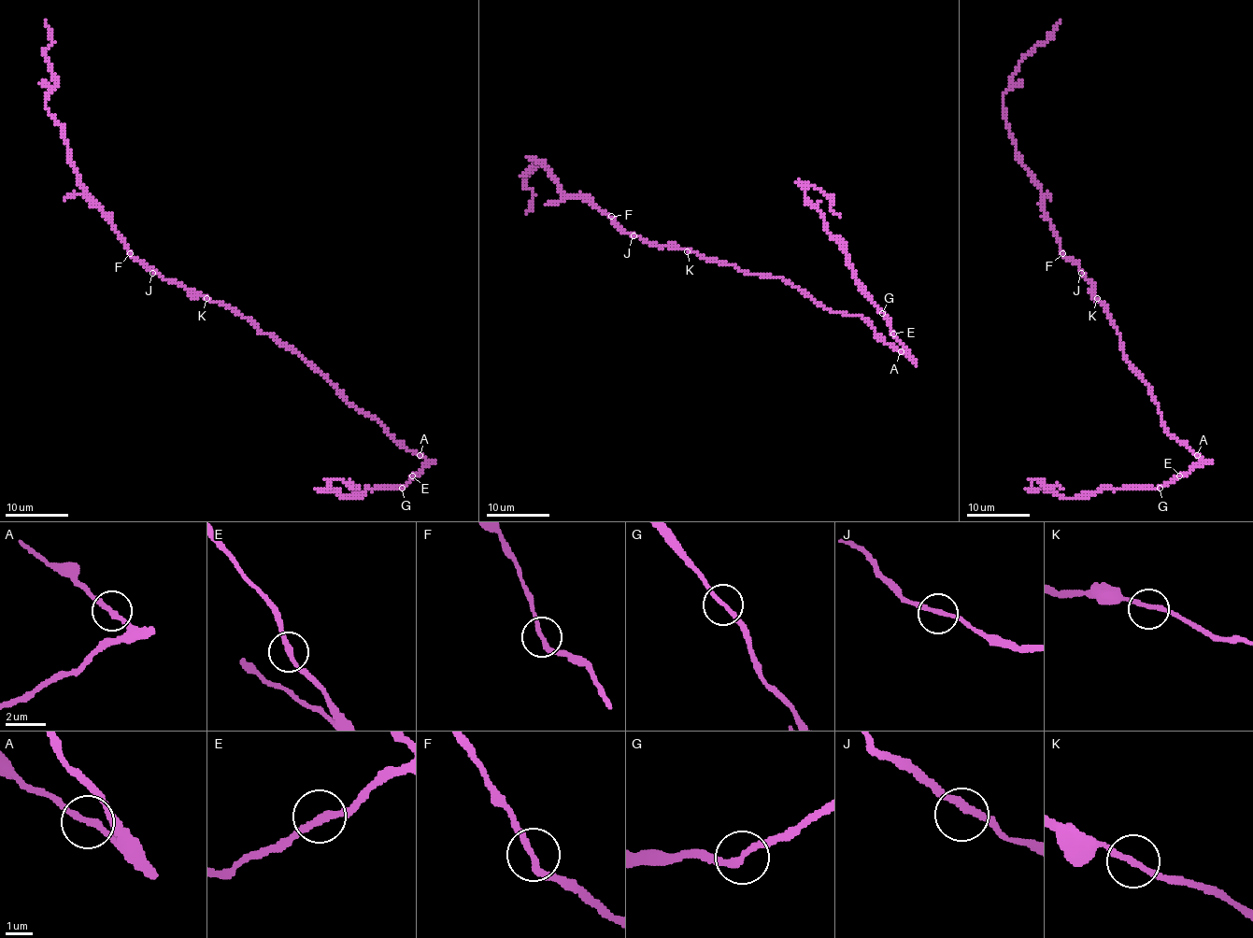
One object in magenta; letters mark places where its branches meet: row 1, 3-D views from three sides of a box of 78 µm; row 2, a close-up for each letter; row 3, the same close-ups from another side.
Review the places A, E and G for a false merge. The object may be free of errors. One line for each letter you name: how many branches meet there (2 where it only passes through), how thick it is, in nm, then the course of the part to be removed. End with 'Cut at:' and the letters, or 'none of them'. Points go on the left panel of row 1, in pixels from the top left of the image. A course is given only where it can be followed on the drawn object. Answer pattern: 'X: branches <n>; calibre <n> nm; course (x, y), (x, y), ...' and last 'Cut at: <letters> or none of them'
Cut at: none of them

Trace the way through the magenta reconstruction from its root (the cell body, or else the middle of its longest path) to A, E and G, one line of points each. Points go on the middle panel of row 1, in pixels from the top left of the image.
A: (755, 275), (780, 277), (830, 311), (862, 316), (887, 343), (901, 351)
E: (755, 275), (780, 277), (830, 311), (862, 316), (887, 343), (907, 356), (907, 349), (893, 333)
G: (755, 275), (780, 277), (830, 311), (862, 316), (887, 343), (907, 356), (907, 349), (898, 340), (882, 313)

